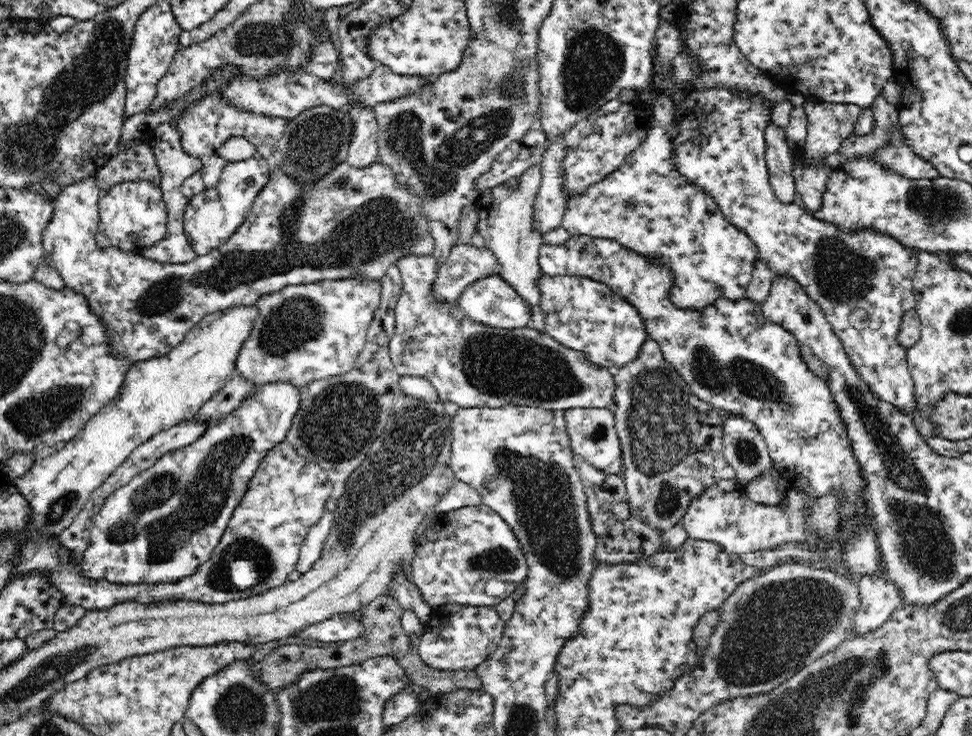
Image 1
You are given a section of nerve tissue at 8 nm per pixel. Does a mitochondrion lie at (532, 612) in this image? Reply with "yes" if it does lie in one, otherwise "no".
no

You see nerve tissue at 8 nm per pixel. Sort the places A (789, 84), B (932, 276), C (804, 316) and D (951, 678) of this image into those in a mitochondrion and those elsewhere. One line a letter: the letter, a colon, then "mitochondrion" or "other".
A: other
B: other
C: mitochondrion
D: other

